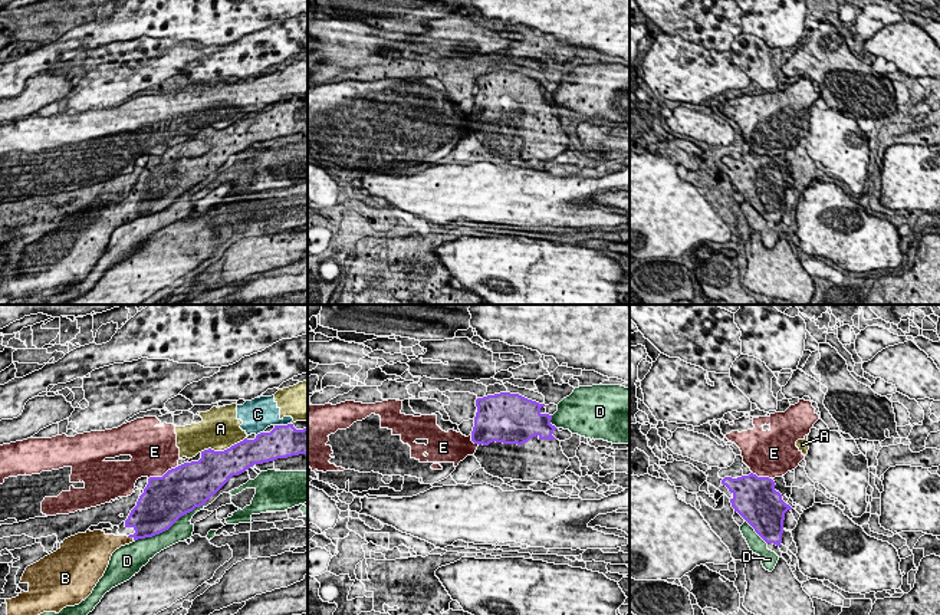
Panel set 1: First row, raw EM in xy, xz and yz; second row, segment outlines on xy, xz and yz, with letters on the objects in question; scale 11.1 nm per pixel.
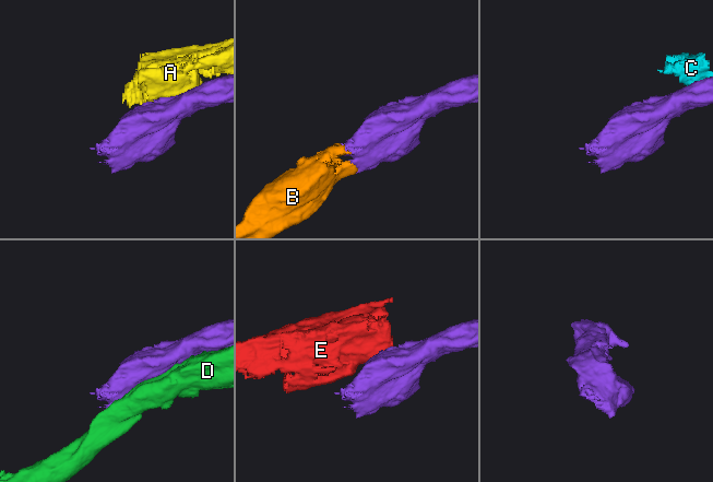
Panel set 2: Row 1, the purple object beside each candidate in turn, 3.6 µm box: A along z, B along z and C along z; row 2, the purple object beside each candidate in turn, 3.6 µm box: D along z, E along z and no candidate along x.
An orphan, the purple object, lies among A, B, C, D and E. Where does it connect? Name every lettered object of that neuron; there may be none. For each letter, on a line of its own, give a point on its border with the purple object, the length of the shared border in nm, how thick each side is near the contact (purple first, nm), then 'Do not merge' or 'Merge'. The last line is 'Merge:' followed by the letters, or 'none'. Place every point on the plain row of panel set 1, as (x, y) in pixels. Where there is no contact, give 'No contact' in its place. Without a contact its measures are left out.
A: Touches purple at xy (222, 130). Shared border 550 nm. Thickness 400 nm (purple) against 440 nm. Do not merge
B: Touches purple at xy (131, 214). Shared border 110 nm. Thickness 360 nm (purple) against 190 nm. Merge
C: Touches purple at xy (282, 104). Shared border 190 nm. Thickness 360 nm (purple) against 320 nm. Do not merge
D: Touches purple at xy (168, 206). Shared border 850 nm. Thickness 480 nm (purple) against 240 nm. Do not merge
E: Touches purple at xy (164, 153). Shared border 380 nm. Thickness 500 nm (purple) against 480 nm. Do not merge
Merge: B

